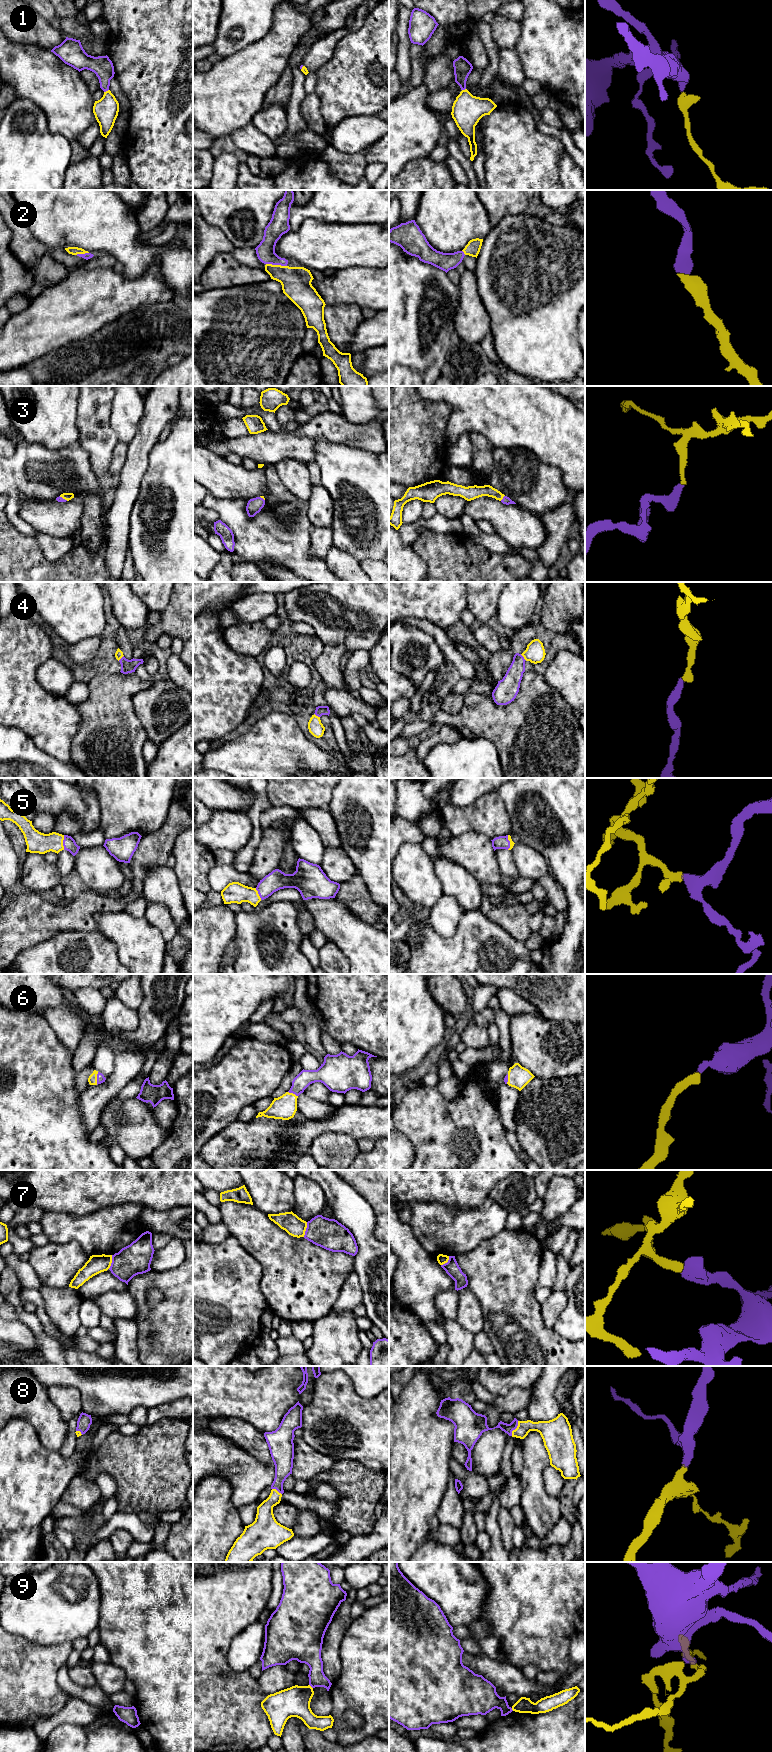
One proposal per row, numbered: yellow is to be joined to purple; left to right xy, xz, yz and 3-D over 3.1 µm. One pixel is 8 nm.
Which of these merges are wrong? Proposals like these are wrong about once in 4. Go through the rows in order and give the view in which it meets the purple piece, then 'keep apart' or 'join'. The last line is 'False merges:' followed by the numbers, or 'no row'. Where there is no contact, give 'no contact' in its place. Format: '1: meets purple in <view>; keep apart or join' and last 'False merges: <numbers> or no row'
1: meets purple in xy; join
2: meets purple in xz; join
3: meets purple in yz; join
4: meets purple in yz; join
5: meets purple in xy; join
6: meets purple in xy; join
7: meets purple in xz; keep apart
8: meets purple in yz; join
9: meets purple in xz; keep apart
False merges: 7, 9

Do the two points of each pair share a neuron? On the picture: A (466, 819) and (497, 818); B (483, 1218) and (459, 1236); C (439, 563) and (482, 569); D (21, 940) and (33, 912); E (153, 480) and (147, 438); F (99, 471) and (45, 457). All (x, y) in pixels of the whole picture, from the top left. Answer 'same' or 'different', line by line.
A: same
B: same
C: same
D: same
E: different
F: different

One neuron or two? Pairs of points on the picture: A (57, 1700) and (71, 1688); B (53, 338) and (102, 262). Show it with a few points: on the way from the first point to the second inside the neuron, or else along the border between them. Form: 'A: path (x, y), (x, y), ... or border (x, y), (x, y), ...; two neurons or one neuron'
A: border (57, 1670), (57, 1684), (68, 1694); two neurons
B: border (112, 267), (76, 272); two neurons

